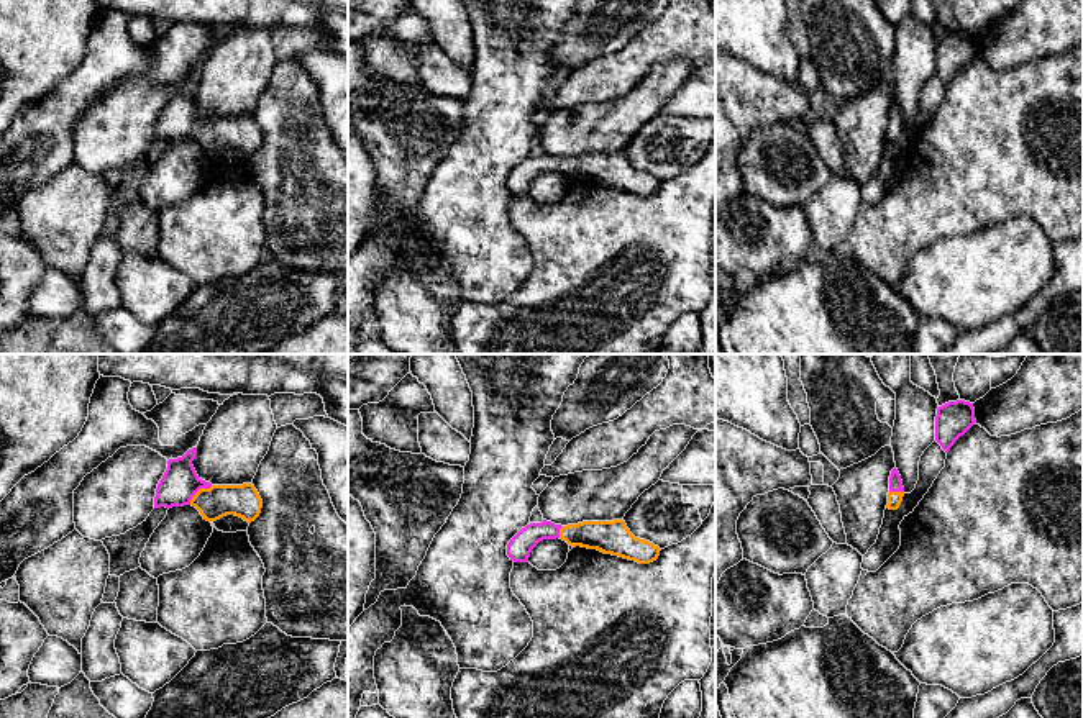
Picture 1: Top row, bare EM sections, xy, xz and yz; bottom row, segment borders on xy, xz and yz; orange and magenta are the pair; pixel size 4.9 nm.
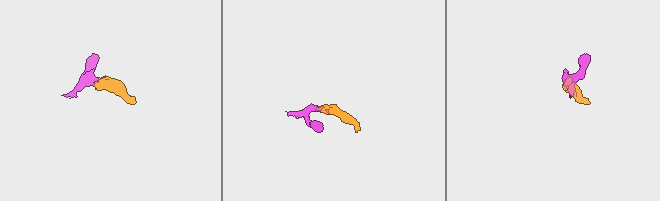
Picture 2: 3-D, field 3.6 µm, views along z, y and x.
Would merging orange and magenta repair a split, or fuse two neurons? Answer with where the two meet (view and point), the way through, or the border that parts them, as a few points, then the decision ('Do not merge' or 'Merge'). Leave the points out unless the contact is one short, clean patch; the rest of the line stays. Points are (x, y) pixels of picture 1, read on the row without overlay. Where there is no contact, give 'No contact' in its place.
Touches orange at xy (199, 123). Path across: xy (243, 133), (209, 133), (199, 123), (189, 123), (179, 117). Merge

